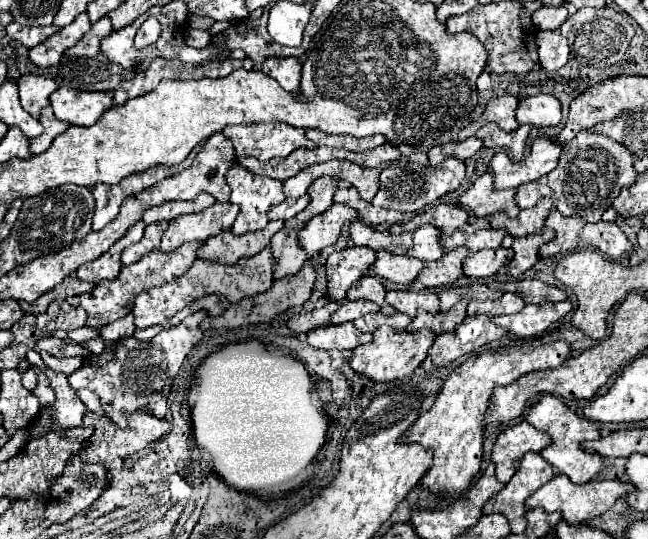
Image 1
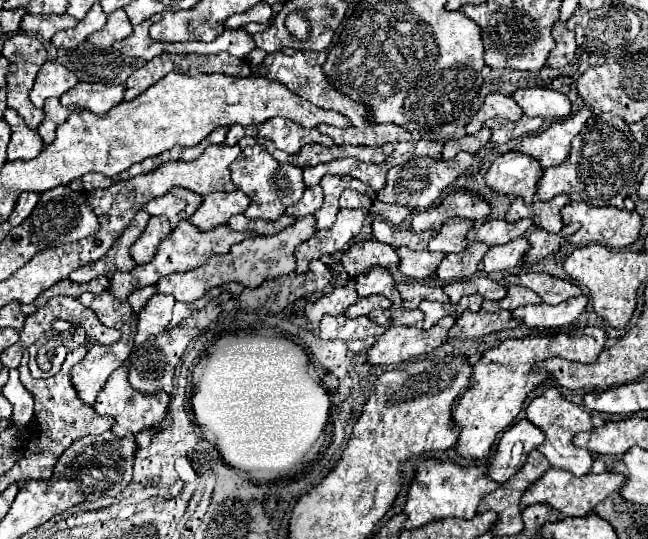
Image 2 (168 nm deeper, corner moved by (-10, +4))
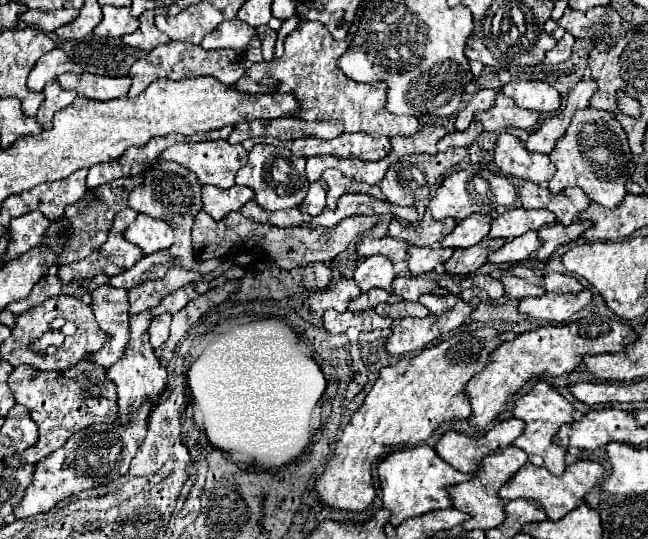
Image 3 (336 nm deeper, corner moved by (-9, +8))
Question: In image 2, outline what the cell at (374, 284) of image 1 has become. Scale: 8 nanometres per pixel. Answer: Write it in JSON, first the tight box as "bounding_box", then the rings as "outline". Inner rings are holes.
{"bounding_box":[356,267,402,307],"outline":[[[372,267],[366,269],[356,277],[356,291],[360,297],[370,297],[370,295],[384,295],[388,297],[394,307],[402,307],[400,293],[394,287],[394,279],[384,267]]]}

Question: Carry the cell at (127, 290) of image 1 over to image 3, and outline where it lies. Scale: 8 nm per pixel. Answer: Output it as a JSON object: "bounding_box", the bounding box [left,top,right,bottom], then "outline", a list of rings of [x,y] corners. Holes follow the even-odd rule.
{"bounding_box":[191,211,377,269],"outline":[[[199,211],[193,223],[191,231],[191,241],[193,241],[193,253],[197,259],[207,261],[207,259],[217,259],[217,257],[227,257],[239,249],[249,249],[249,247],[261,247],[269,253],[269,257],[281,267],[281,269],[293,269],[307,265],[311,261],[327,261],[343,253],[349,243],[353,243],[361,233],[369,231],[377,223],[377,215],[353,215],[343,221],[339,221],[335,227],[273,227],[273,225],[263,225],[263,223],[253,223],[247,221],[241,213],[233,211],[221,221],[213,221],[207,217],[207,213]]]}

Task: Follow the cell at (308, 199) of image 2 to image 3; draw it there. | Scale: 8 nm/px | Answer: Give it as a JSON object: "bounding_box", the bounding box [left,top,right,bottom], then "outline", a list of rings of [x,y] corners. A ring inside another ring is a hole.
{"bounding_box":[297,181,327,217],"outline":[[[315,181],[311,183],[309,191],[307,191],[307,197],[303,199],[303,203],[297,207],[301,213],[307,213],[311,217],[319,215],[323,209],[325,209],[325,191],[327,191],[327,185],[323,181]]]}

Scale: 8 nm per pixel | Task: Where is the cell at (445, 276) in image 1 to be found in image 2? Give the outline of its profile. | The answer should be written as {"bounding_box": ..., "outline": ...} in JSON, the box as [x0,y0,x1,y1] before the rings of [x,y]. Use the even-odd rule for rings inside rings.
{"bounding_box":[436,243,490,281],"outline":[[[470,243],[466,247],[466,251],[462,251],[462,253],[446,255],[446,259],[438,267],[436,275],[442,281],[462,281],[462,279],[470,279],[478,271],[478,265],[480,265],[480,261],[482,261],[482,257],[486,255],[488,249],[490,247],[484,245],[484,243]]]}

